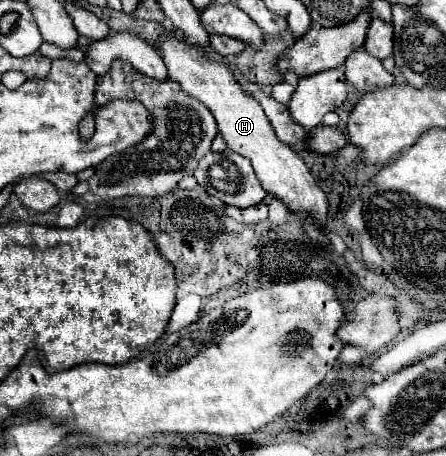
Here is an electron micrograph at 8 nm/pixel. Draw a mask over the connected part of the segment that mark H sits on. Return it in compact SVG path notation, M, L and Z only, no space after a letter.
M173 32L173 34L175 34L173 38L163 36L159 40L159 54L165 60L169 78L179 82L181 88L189 96L201 100L211 110L227 146L233 152L251 160L255 174L259 176L263 188L269 194L283 200L293 214L303 212L323 224L327 220L325 194L317 188L311 172L307 170L303 160L291 150L291 146L283 144L275 136L275 130L271 128L271 124L269 124L263 108L259 108L257 100L251 100L251 96L247 96L243 92L243 88L239 88L239 82L235 80L235 76L231 76L231 72L227 72L227 68L223 68L223 64L211 64L211 60L203 60L203 52L199 52L199 48L181 44L179 34L177 32Z

